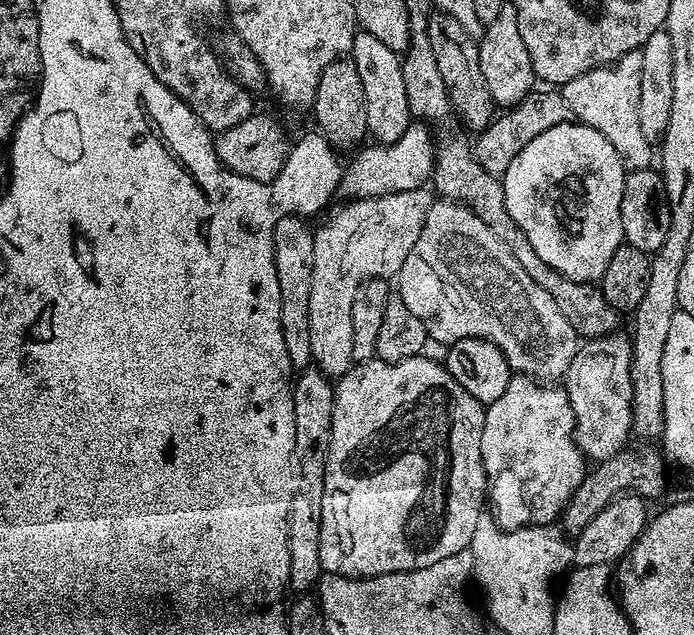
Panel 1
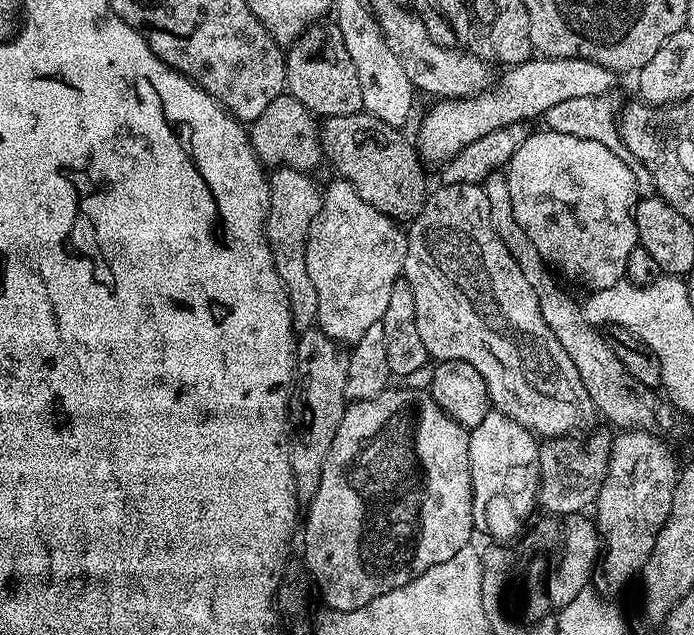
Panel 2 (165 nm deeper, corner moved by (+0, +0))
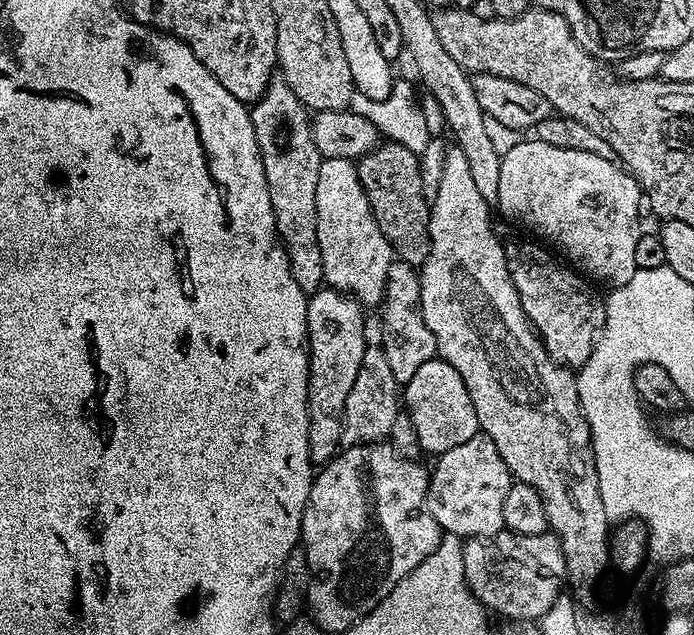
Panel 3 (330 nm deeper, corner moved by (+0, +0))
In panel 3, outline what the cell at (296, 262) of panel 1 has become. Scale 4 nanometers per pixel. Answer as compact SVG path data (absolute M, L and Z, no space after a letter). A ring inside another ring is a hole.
M282 78L273 79L262 98L251 105L254 138L260 151L260 167L266 178L266 186L270 190L270 206L276 215L276 234L279 243L284 245L288 256L288 269L294 274L294 282L302 286L305 294L311 294L325 287L324 271L322 270L322 250L318 246L318 230L316 229L316 195L318 194L318 170L321 155L314 142L312 121L309 109L290 90L290 86Z

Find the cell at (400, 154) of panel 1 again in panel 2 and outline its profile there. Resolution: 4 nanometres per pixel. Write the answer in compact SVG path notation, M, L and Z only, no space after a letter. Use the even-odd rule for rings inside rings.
M533 58L513 64L507 69L504 77L497 79L493 87L487 92L479 92L476 96L467 96L461 100L441 100L437 99L436 104L424 116L424 121L420 124L420 142L418 141L418 151L425 161L437 160L443 162L454 158L458 150L462 150L470 142L478 142L478 138L486 138L486 134L494 134L494 130L502 130L511 124L521 122L539 121L550 110L550 106L558 102L570 102L570 98L594 98L595 96L607 96L613 90L617 73L602 66L598 62L590 62L582 58Z

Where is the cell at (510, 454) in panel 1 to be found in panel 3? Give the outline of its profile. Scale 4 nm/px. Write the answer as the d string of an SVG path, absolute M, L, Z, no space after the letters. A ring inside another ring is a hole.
M477 434L454 450L439 453L435 460L436 469L428 477L426 511L441 530L461 538L491 538L505 531L502 502L510 494L514 477L491 438Z

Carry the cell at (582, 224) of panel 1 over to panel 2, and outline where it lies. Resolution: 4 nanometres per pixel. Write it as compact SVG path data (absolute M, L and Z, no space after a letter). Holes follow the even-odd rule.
M541 130L533 131L514 150L506 169L510 198L514 202L514 215L522 230L534 242L538 254L561 277L581 280L595 290L614 286L625 279L626 262L630 262L630 250L638 247L636 238L636 206L638 193L630 166L622 162L602 142L590 142L586 138L574 138L570 134L558 134Z

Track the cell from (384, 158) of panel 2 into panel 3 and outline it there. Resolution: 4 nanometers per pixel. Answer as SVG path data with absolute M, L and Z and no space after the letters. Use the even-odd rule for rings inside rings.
M392 141L379 143L356 164L359 181L370 202L379 229L392 246L395 257L417 268L429 254L430 201L422 188L419 155Z

